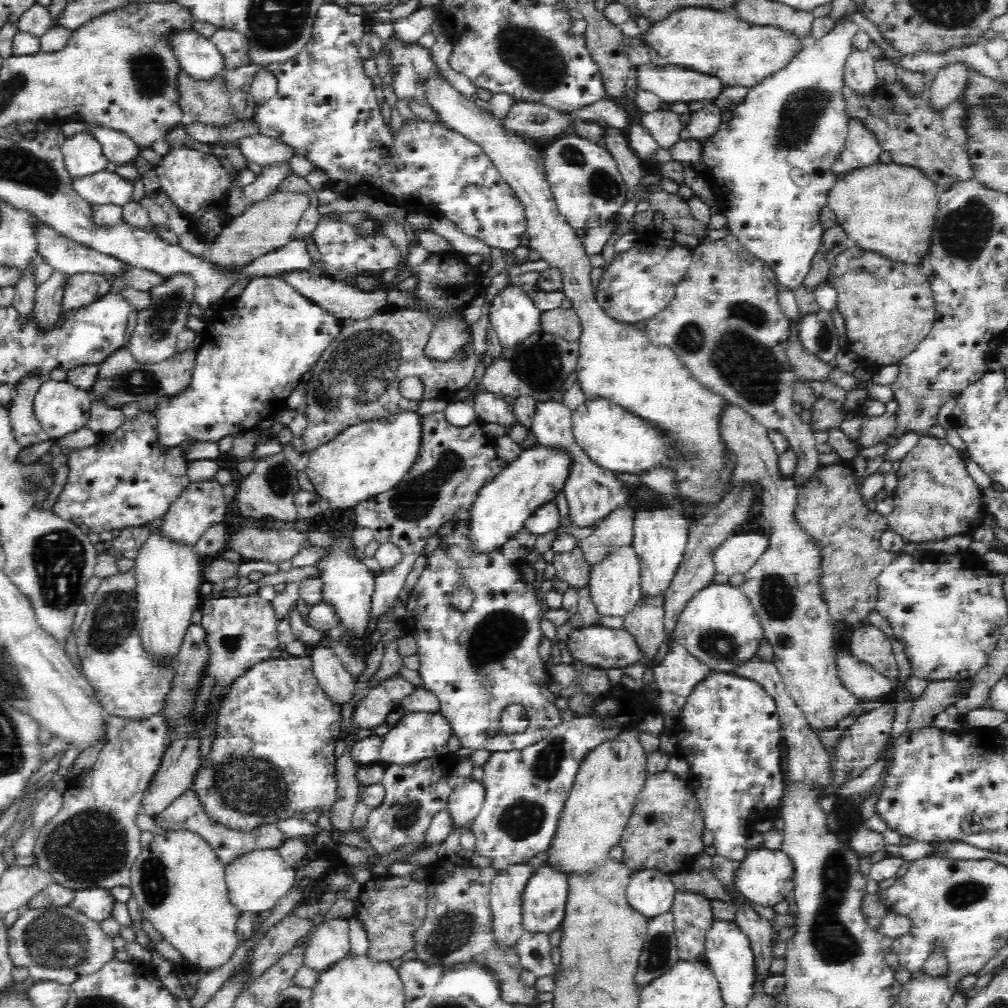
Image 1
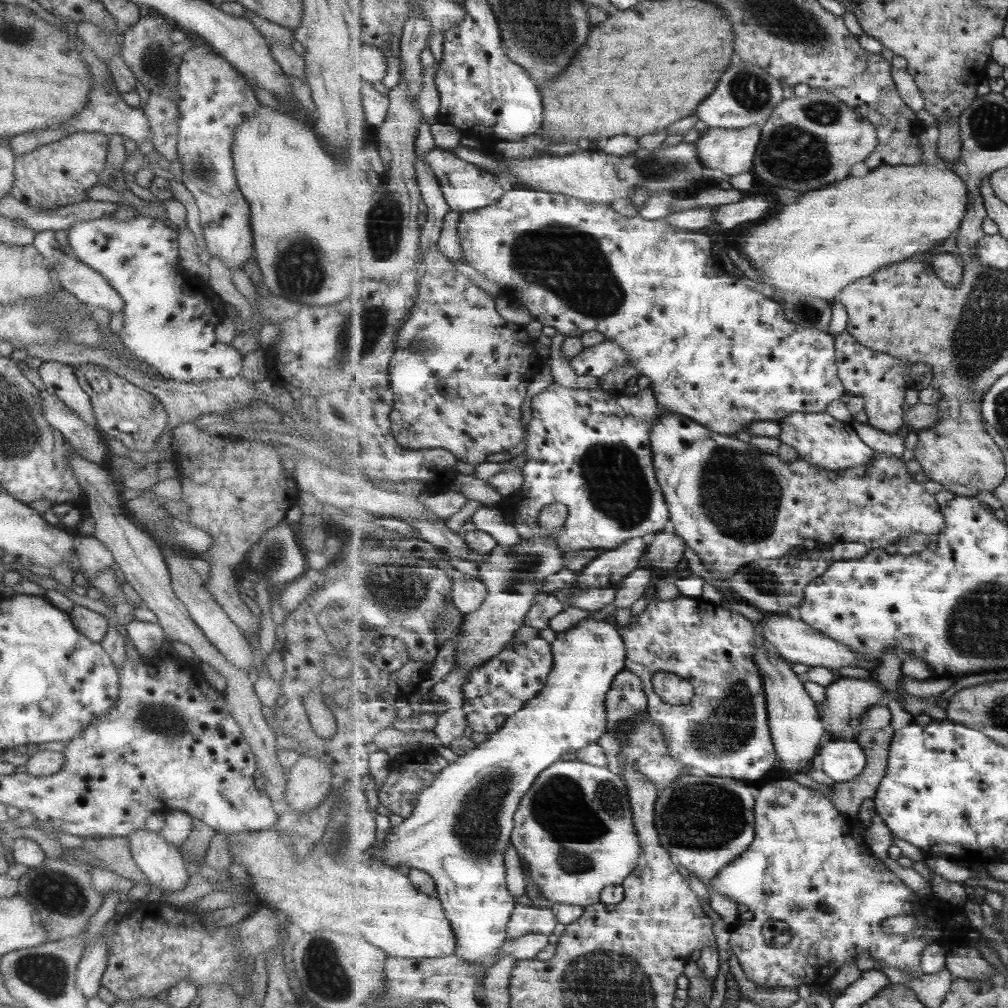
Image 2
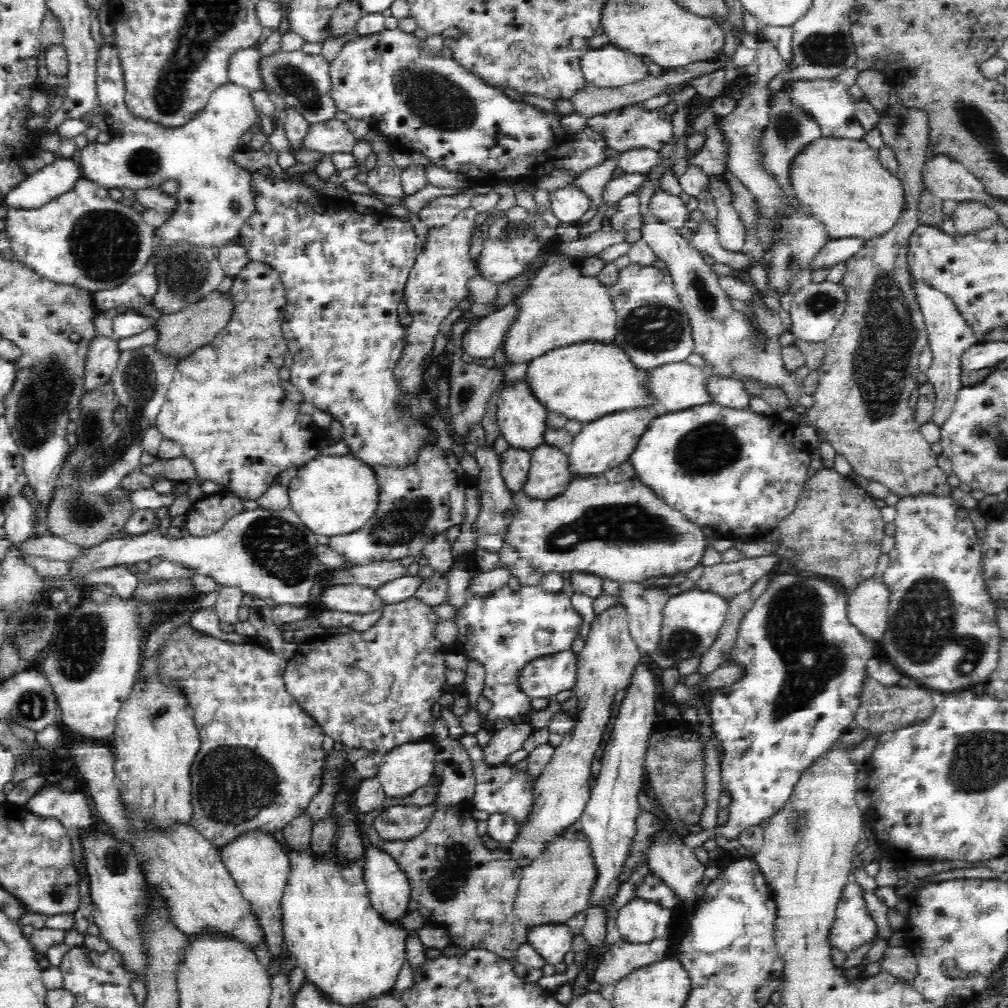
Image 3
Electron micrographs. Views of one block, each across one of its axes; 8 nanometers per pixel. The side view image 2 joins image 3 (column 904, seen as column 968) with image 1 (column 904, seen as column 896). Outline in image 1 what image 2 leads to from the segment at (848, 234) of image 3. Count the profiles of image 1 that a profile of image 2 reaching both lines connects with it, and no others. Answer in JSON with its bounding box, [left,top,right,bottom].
[827,164,939,266]

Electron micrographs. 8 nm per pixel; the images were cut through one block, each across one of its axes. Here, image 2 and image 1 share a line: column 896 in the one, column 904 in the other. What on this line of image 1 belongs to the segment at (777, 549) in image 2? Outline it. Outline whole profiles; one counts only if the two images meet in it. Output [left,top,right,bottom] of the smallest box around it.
[886,436,989,544]

